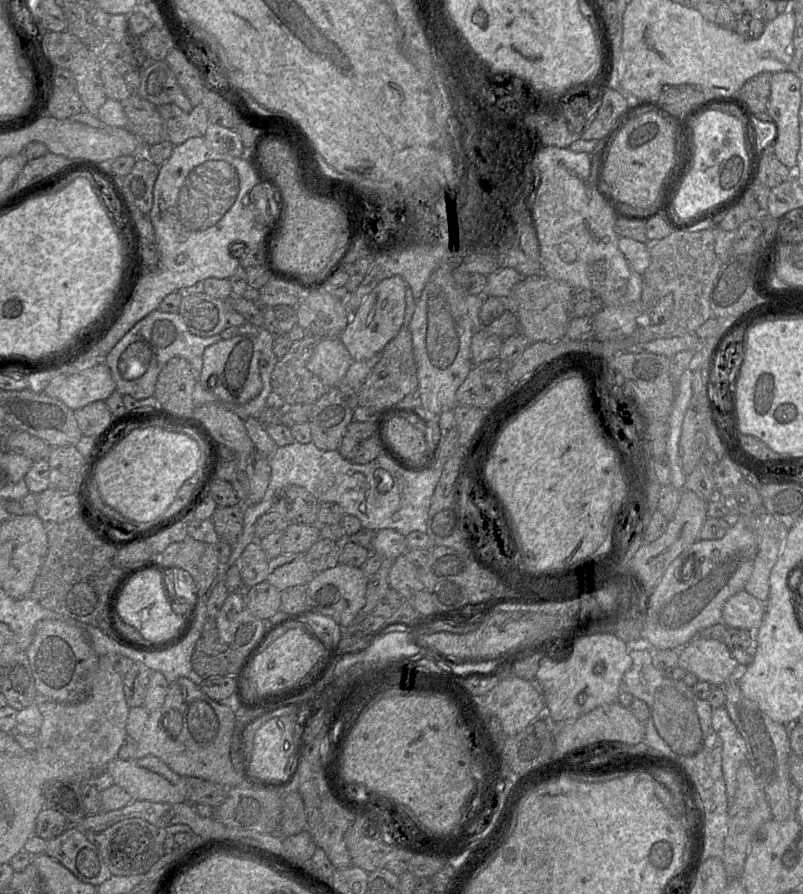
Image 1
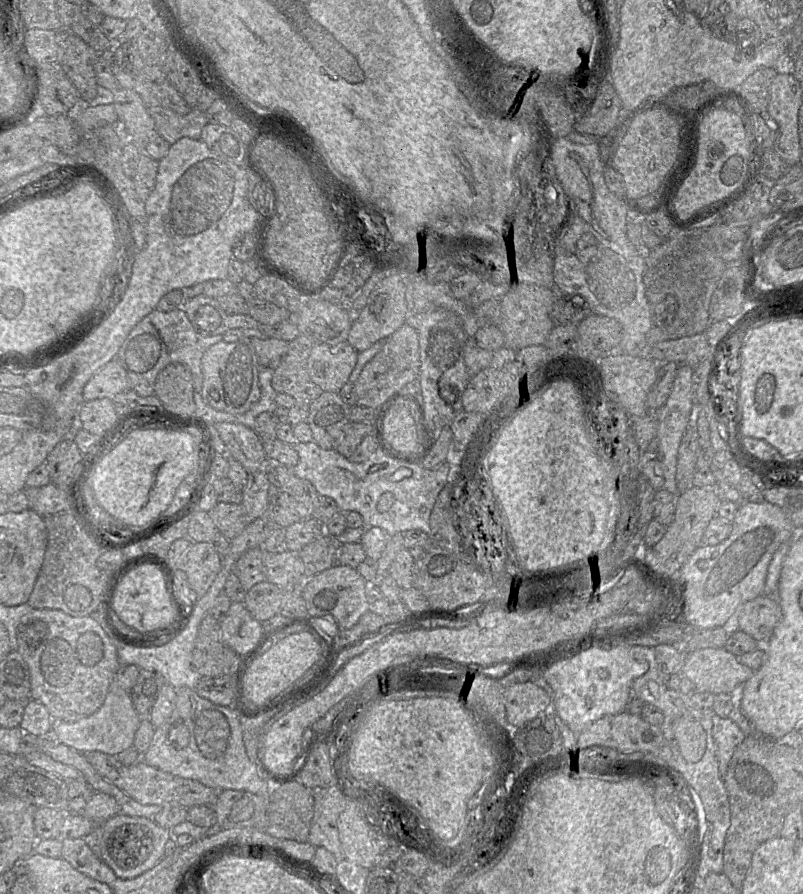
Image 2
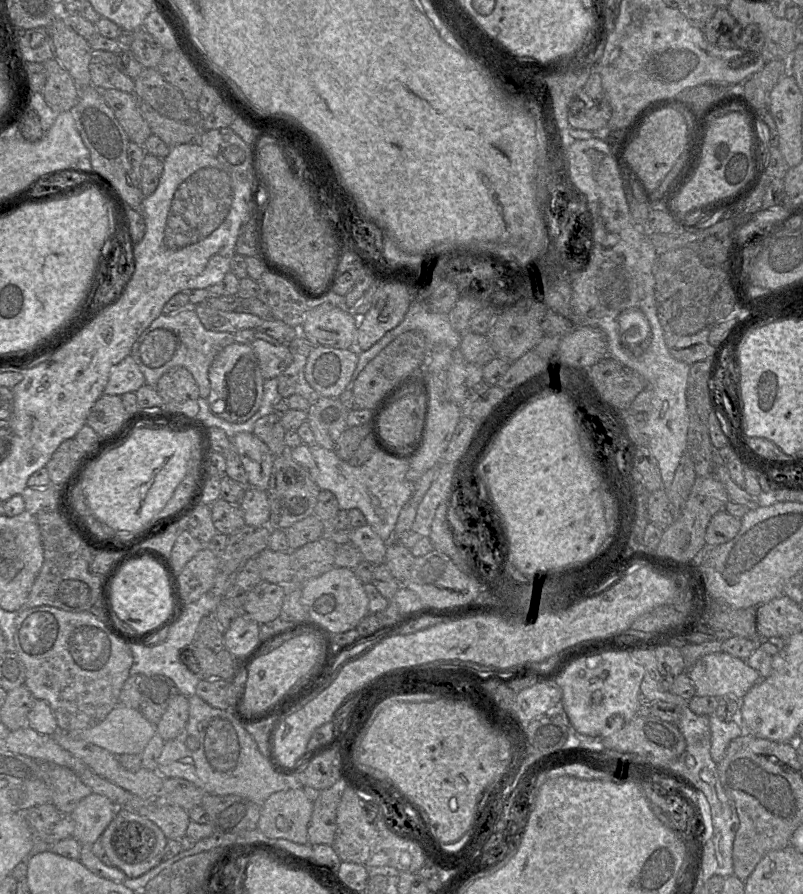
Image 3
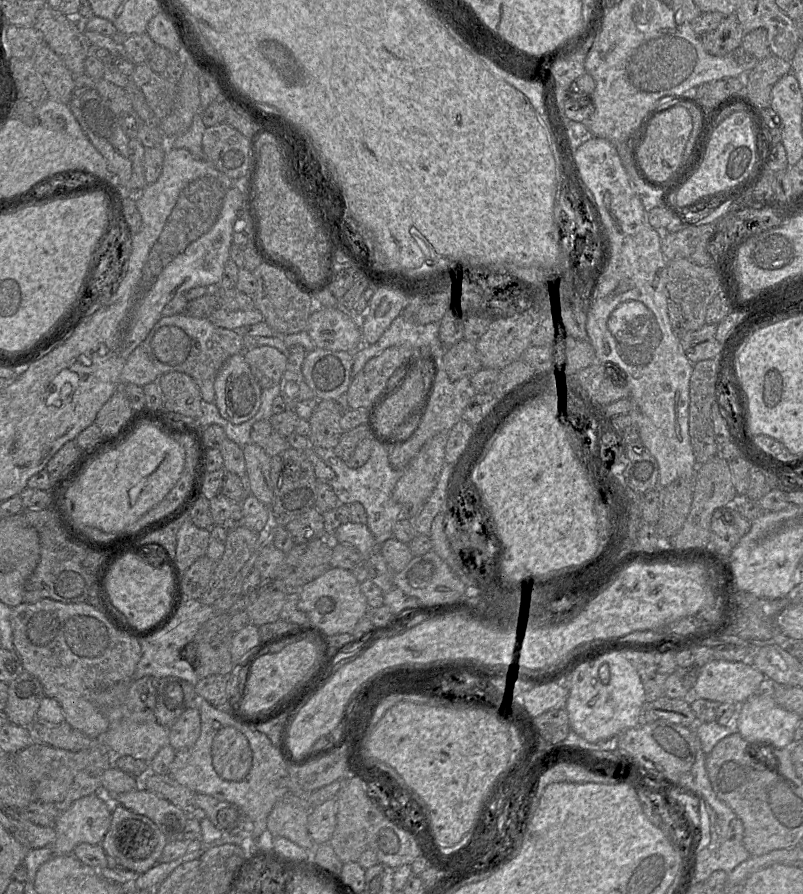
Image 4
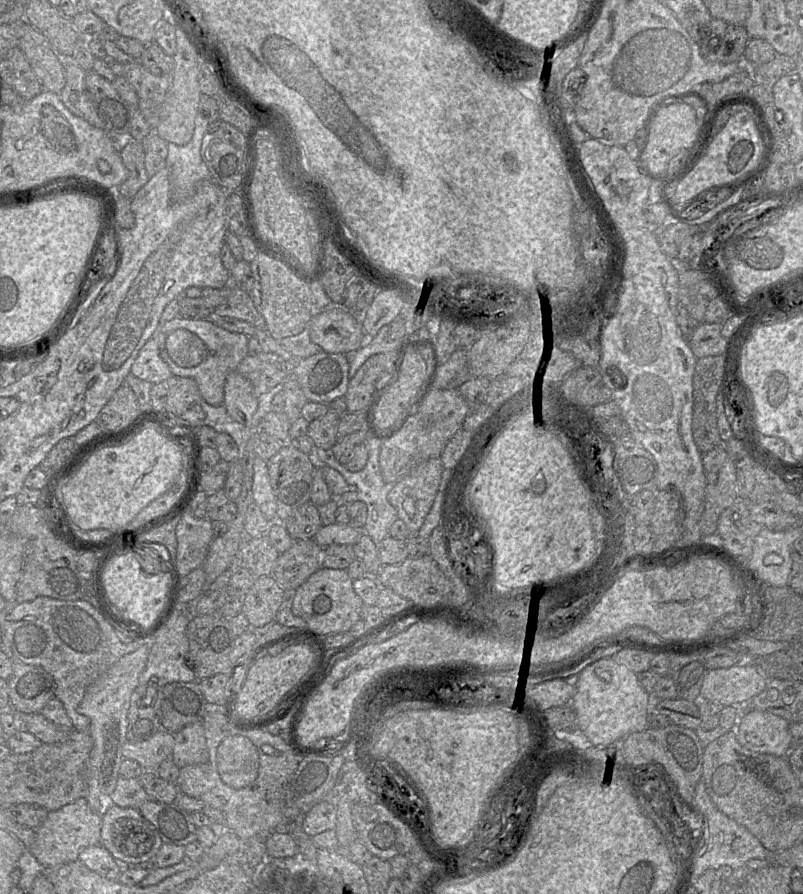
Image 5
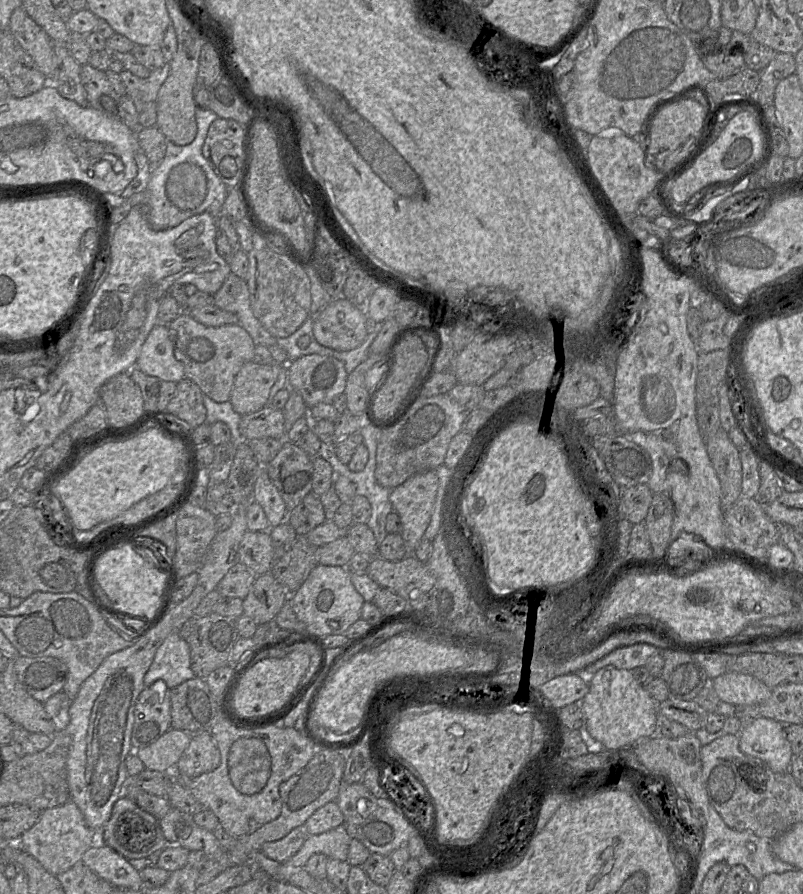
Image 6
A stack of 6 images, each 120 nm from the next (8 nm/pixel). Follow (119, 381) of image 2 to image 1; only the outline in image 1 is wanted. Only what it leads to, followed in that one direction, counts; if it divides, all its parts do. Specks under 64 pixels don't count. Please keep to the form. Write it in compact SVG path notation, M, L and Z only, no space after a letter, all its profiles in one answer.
M100 363L74 375L54 377L43 392L78 411L93 402L106 401L116 387L108 367Z

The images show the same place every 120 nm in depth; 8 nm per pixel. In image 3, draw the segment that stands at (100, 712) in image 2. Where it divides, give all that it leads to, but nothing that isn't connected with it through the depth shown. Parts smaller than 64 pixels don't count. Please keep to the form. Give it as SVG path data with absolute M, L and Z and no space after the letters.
M118 704L103 721L94 727L83 730L82 732L64 732L73 734L80 739L94 744L109 753L120 755L139 755L141 756L151 738L157 733L156 726L148 722L141 714L139 709L132 709L122 704Z

